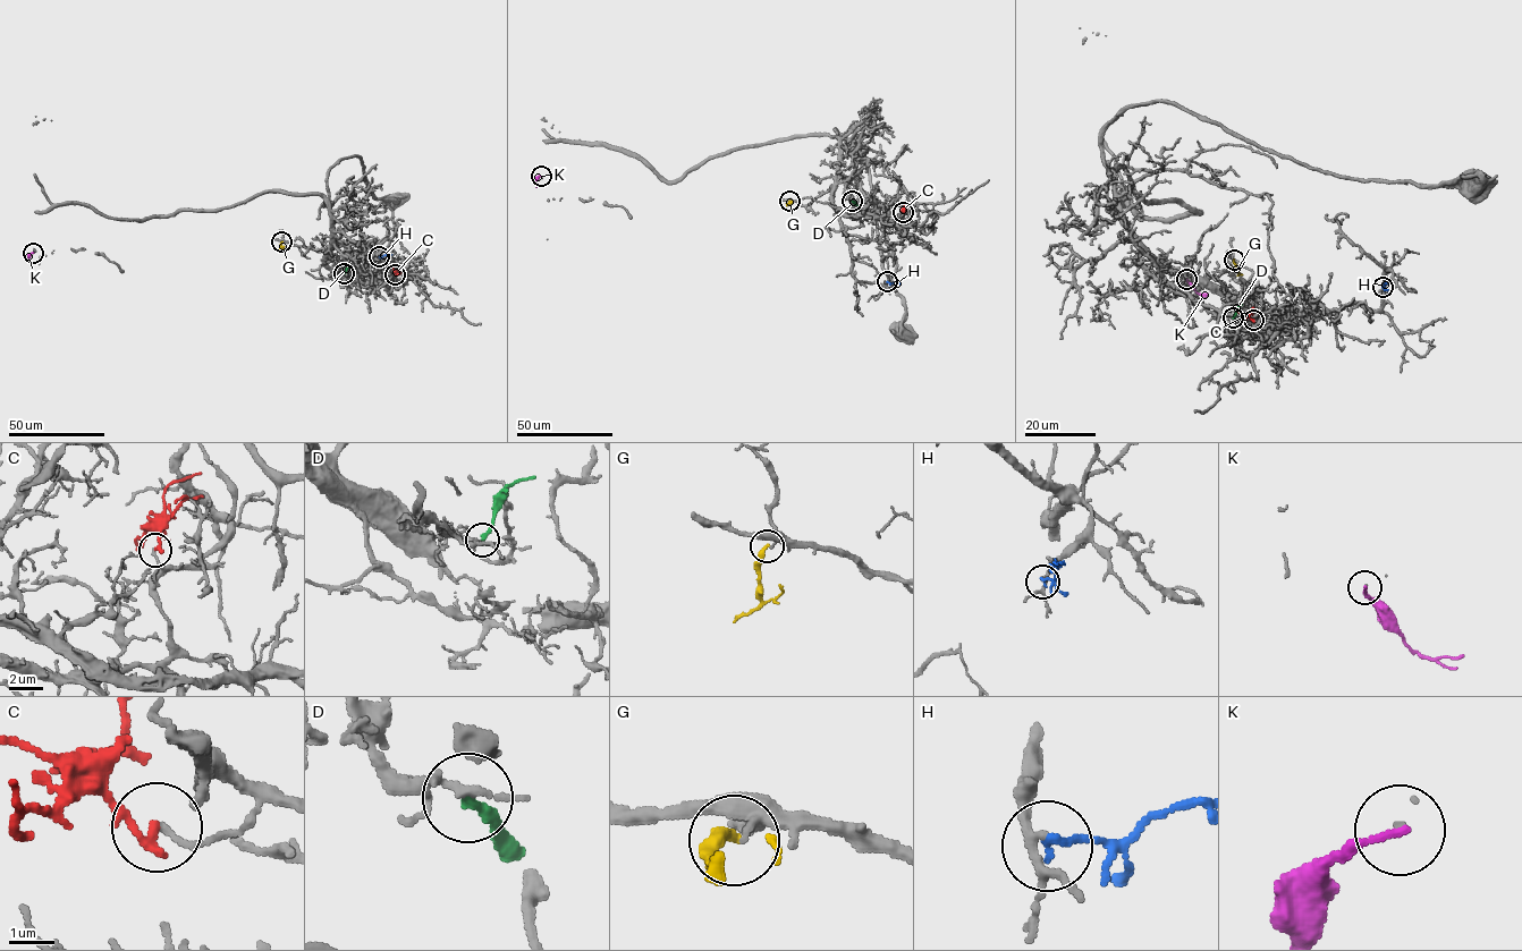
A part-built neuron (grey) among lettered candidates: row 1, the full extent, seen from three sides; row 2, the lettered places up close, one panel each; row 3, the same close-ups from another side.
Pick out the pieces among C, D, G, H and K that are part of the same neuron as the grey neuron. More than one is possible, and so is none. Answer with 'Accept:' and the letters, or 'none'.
Accept: none

